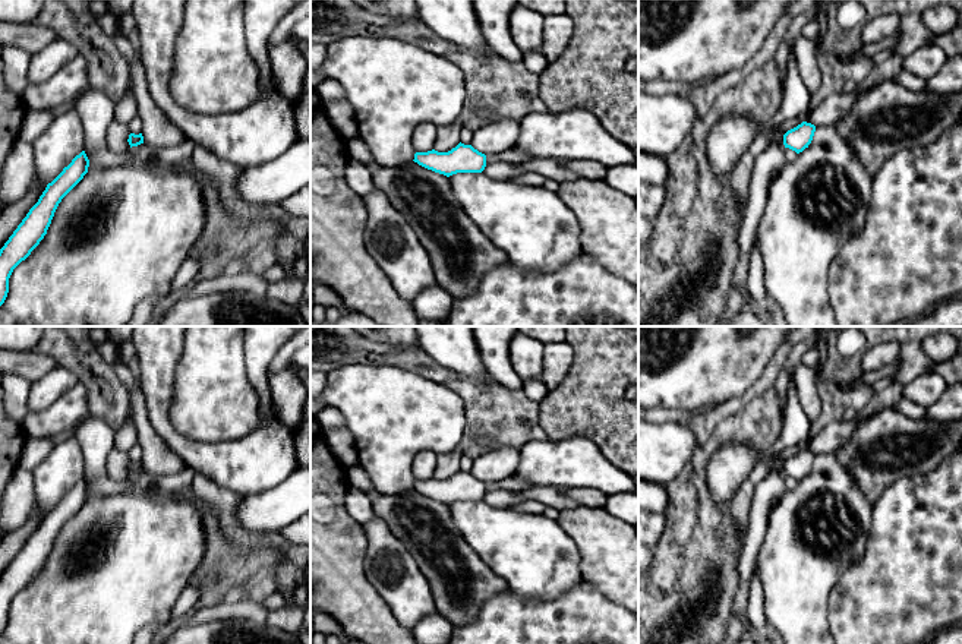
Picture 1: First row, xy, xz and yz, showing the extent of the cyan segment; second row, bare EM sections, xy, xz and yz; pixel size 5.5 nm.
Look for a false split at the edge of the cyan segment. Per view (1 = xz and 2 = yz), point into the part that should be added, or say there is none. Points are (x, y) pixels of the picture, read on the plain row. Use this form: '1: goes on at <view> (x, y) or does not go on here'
1: does not go on here
2: does not go on here

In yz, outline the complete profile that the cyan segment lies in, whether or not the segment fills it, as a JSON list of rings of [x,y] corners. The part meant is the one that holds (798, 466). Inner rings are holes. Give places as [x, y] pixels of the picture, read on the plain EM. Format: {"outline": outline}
{"outline": [[[802,449],[797,455],[788,458],[783,463],[783,473],[795,479],[797,482],[802,480],[813,468],[816,454],[807,449]]]}

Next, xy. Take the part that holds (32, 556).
{"outline": [[[82,479],[63,499],[47,512],[38,530],[0,577],[0,634],[9,621],[9,606],[13,597],[25,588],[47,562],[54,540],[61,527],[88,501],[89,487]]]}

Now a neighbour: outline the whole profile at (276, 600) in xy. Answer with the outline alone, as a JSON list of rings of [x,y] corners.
[[[274,593],[264,600],[264,603],[258,607],[258,612],[264,613],[268,610],[277,610],[284,604],[286,604],[284,597],[280,593]]]

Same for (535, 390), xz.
[[[530,379],[523,382],[523,391],[524,394],[534,402],[540,402],[549,392],[543,381],[539,379]]]

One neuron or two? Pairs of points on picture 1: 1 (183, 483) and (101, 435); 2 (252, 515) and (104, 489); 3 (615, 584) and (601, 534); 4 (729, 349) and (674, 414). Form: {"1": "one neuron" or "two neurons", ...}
{"1": "one neuron", "2": "two neurons", "3": "one neuron", "4": "two neurons"}

